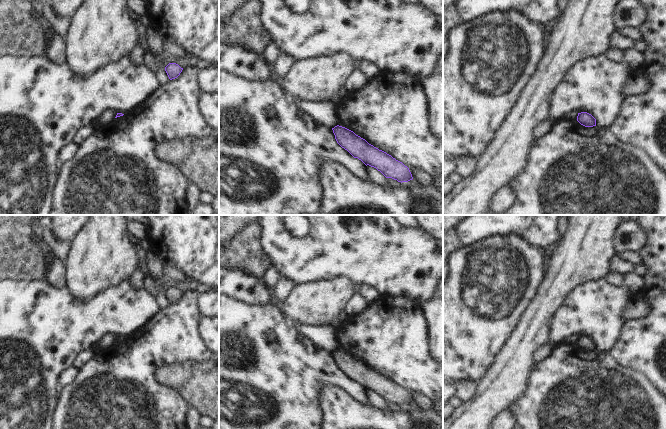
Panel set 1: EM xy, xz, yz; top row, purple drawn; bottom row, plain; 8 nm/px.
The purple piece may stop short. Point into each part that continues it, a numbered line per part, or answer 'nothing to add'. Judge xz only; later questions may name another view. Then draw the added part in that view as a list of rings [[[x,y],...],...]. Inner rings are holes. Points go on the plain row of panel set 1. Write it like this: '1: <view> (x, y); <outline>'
nothing to add

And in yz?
nothing to add

